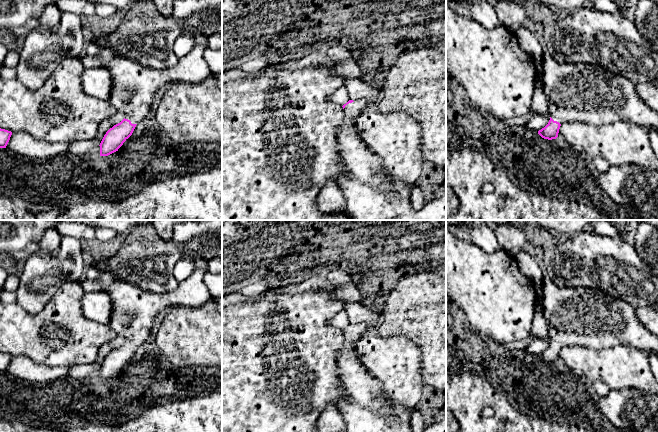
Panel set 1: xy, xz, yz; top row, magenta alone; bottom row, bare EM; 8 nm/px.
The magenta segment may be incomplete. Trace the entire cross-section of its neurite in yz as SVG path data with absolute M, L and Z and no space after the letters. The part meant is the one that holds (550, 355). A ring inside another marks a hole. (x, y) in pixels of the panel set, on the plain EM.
M547 276L542 280L544 318L550 335L548 348L538 358L548 364L558 361L559 353L564 346L578 345L593 349L610 348L625 345L639 350L653 350L658 354L658 338L648 331L637 319L635 310L626 301L613 297L603 291L587 287L558 287Z

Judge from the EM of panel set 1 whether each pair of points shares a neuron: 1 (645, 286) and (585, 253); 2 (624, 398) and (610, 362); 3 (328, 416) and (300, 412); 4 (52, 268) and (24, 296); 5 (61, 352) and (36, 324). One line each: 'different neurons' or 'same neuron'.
1: same neuron
2: different neurons
3: different neurons
4: same neuron
5: same neuron

